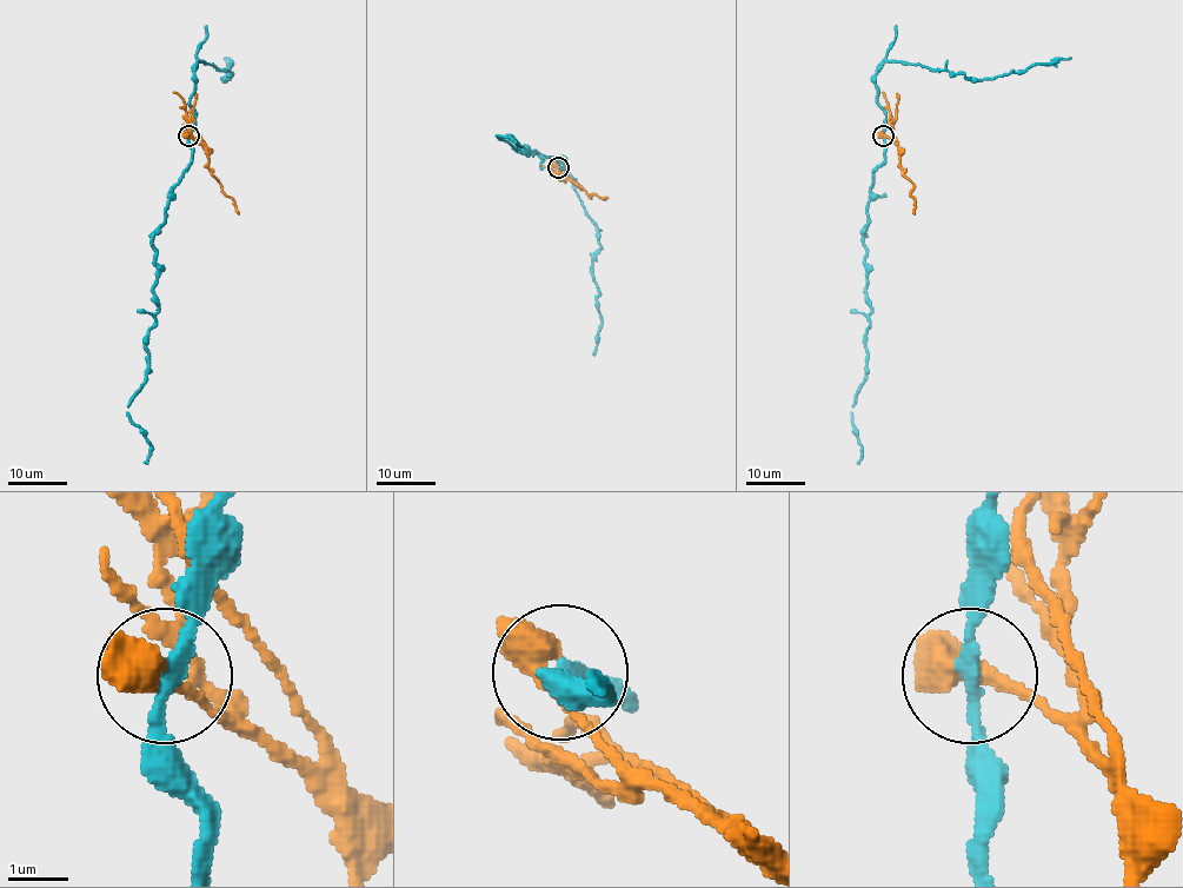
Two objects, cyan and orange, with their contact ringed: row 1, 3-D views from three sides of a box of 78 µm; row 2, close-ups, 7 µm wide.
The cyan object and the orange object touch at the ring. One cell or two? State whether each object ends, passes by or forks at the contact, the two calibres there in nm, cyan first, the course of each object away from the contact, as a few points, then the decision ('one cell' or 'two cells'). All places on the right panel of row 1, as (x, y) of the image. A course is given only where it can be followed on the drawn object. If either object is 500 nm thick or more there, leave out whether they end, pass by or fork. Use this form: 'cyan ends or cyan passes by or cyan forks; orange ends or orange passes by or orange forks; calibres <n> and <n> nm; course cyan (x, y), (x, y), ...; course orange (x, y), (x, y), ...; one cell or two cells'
cyan passes by; orange passes by; calibres 200 and 360 nm; course cyan (884, 137), (885, 160), (874, 173), (863, 238), (870, 313), (866, 379), (851, 419), (862, 446), (857, 462); course orange (884, 137), (898, 146), (899, 169), (914, 185), (910, 196), (915, 201), (915, 214); two cells

